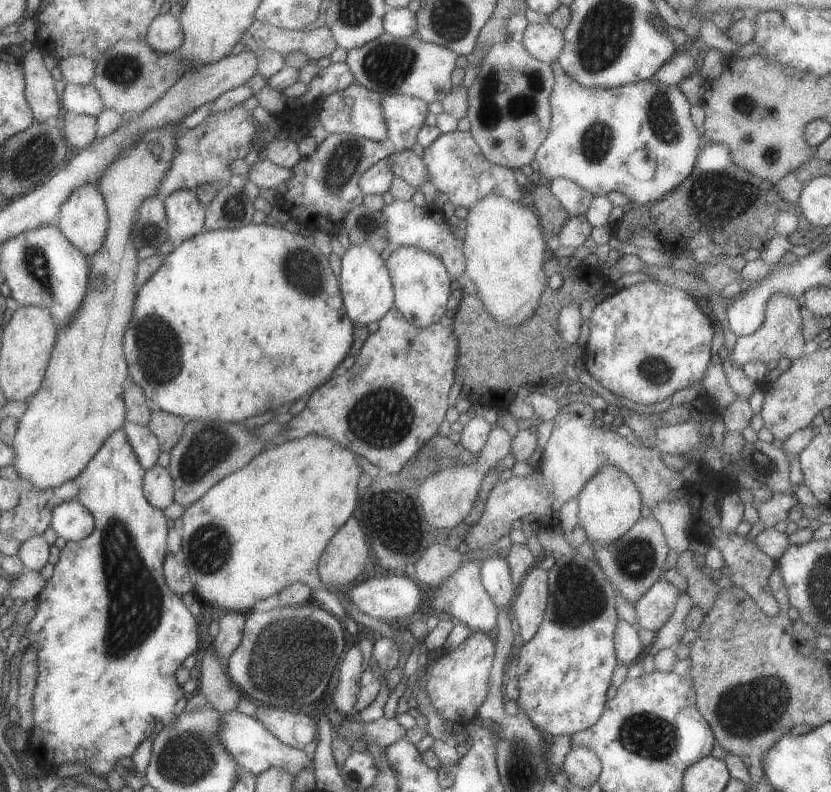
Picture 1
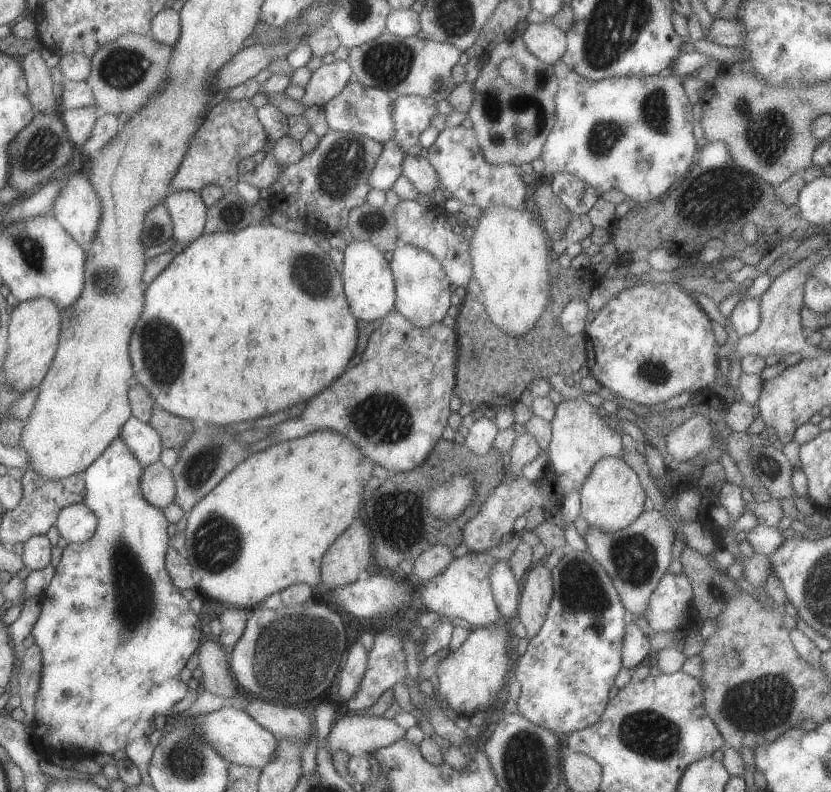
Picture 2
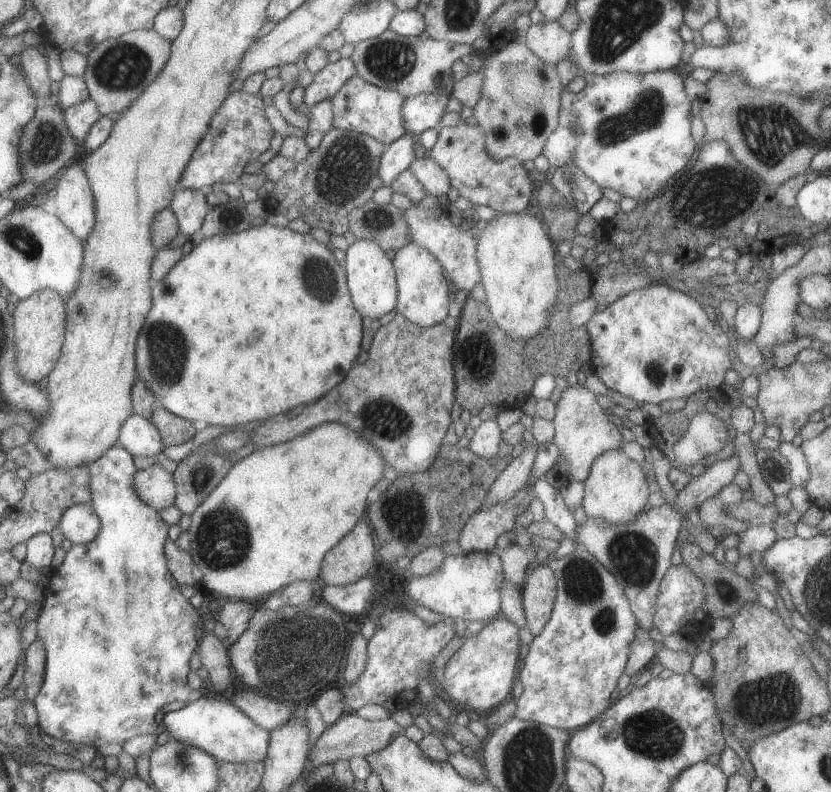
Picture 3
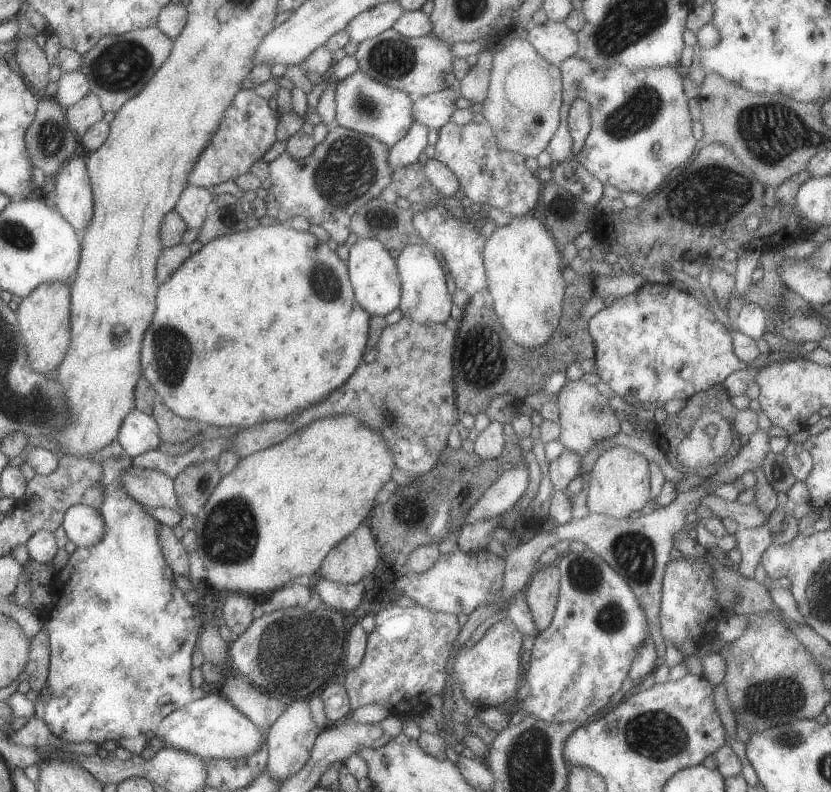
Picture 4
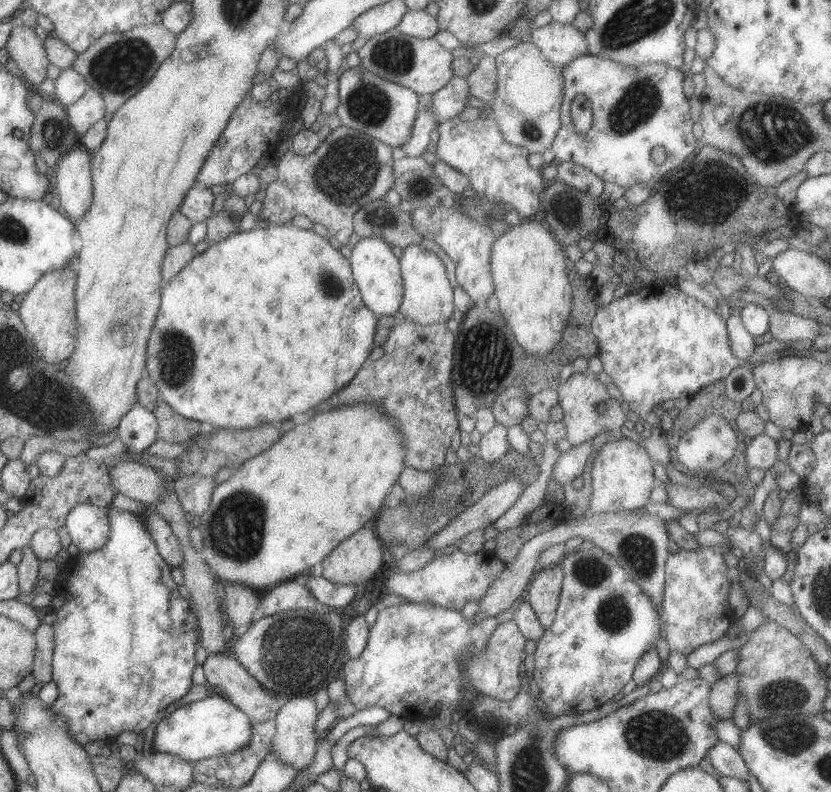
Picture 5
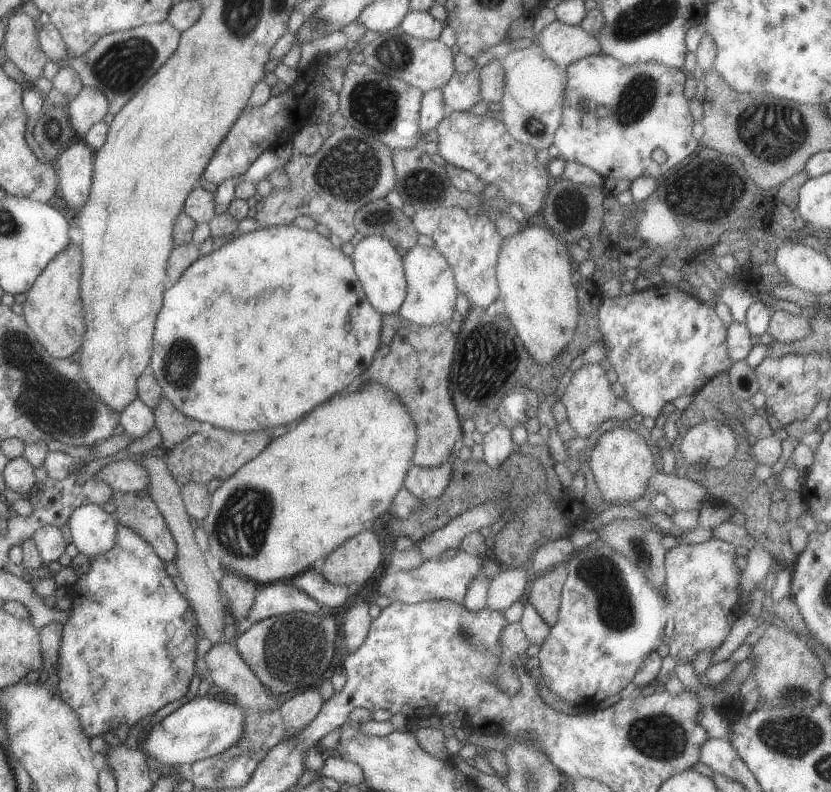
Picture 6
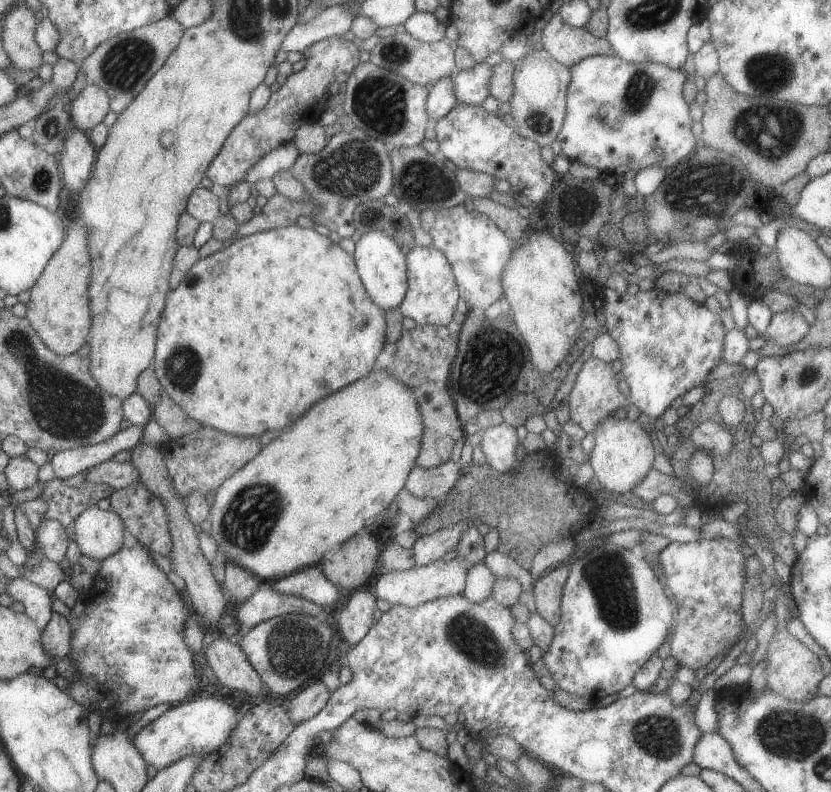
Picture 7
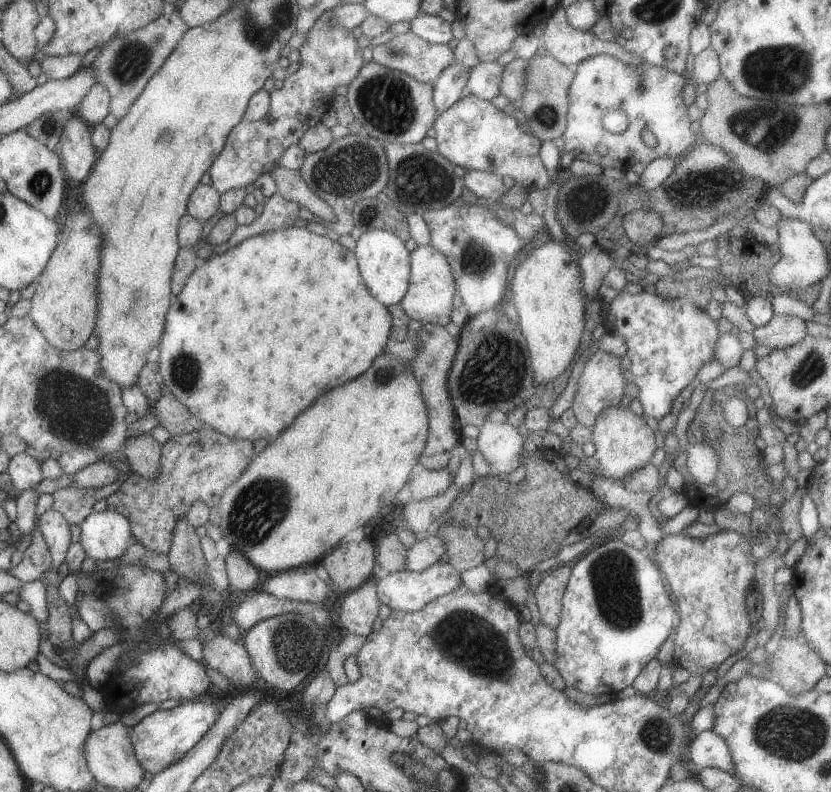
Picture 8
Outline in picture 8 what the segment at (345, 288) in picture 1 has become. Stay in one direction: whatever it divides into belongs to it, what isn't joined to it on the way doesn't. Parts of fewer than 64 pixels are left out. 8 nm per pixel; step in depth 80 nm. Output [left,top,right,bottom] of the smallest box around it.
[353,229,410,306]

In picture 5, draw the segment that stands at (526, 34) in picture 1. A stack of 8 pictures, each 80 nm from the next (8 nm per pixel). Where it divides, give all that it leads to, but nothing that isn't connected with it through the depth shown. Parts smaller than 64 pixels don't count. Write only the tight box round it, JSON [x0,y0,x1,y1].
[530,20,588,67]

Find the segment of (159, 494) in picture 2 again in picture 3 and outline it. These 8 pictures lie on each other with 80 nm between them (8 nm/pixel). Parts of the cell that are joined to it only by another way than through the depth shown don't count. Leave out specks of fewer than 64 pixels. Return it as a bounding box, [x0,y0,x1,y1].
[133,464,176,511]

